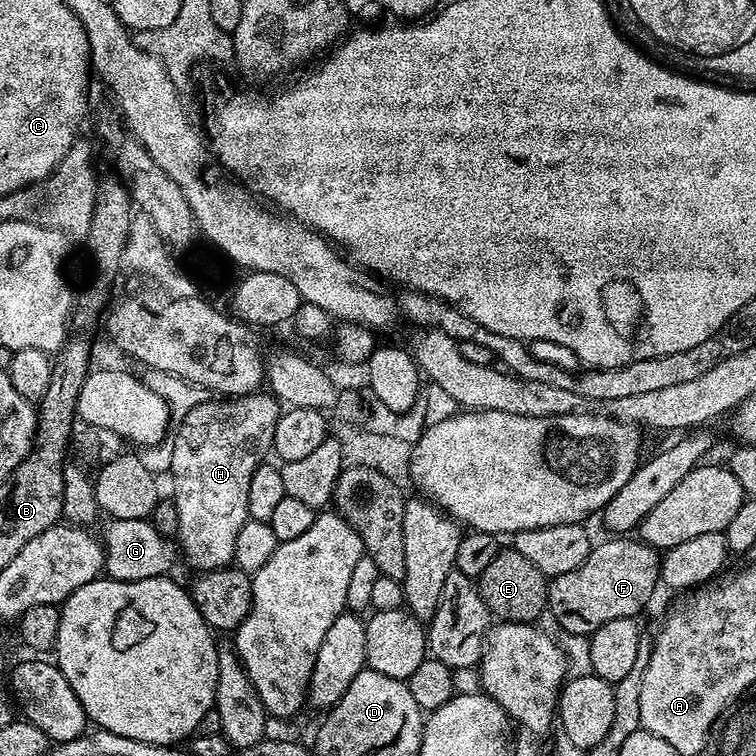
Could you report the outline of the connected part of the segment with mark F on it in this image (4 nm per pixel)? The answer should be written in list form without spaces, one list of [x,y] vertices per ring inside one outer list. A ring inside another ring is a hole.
[[[608,538],[612,540],[604,540],[593,547],[592,552],[586,558],[586,562],[582,562],[582,566],[577,566],[575,570],[569,570],[567,574],[558,574],[551,577],[548,581],[548,607],[547,611],[554,614],[554,618],[558,618],[560,627],[565,628],[570,634],[578,634],[579,636],[589,637],[593,632],[598,630],[598,626],[606,626],[606,622],[614,622],[614,618],[636,618],[639,617],[639,612],[647,606],[652,600],[652,595],[655,594],[656,588],[660,584],[660,562],[662,559],[661,553],[651,545],[644,543],[639,538]]]

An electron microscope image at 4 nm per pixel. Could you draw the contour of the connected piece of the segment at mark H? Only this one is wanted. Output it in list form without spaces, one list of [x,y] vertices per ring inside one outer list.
[[[264,390],[248,393],[235,398],[216,398],[199,404],[179,421],[180,429],[171,437],[172,446],[172,493],[170,499],[177,508],[178,548],[188,559],[188,564],[197,573],[212,572],[216,568],[226,568],[233,563],[234,542],[238,530],[247,522],[248,507],[246,497],[250,491],[250,477],[266,457],[272,452],[274,426],[278,422],[282,405],[275,396]]]

